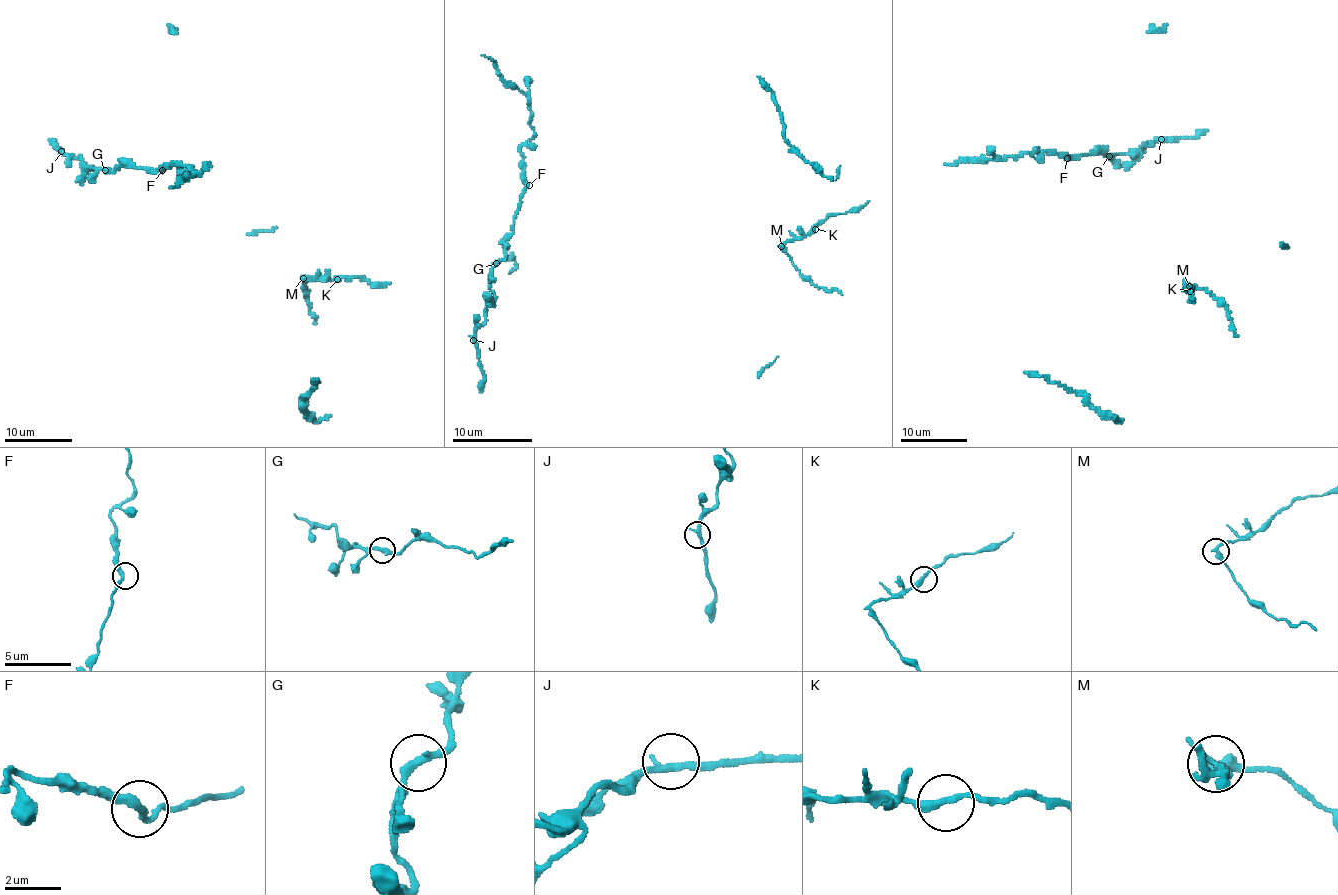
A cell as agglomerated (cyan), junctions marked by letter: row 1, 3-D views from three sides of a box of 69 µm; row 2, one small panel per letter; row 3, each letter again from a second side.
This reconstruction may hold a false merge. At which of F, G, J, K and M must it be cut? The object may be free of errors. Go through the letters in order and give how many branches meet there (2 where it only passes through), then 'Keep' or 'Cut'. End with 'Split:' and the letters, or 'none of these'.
F: Branches: 2. Keep
G: Branches: 2. Keep
J: Branches: 2. Keep
K: Branches: 2. Keep
M: Branches: 2. Cut
Split: M

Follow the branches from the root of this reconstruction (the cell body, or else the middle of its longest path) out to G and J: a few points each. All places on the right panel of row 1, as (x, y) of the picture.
G: (1060, 153), (1069, 159), (1100, 151), (1108, 158), (1109, 156)
J: (1060, 153), (1069, 159), (1100, 151), (1108, 158), (1116, 153), (1138, 154), (1144, 145), (1153, 145), (1161, 139)

